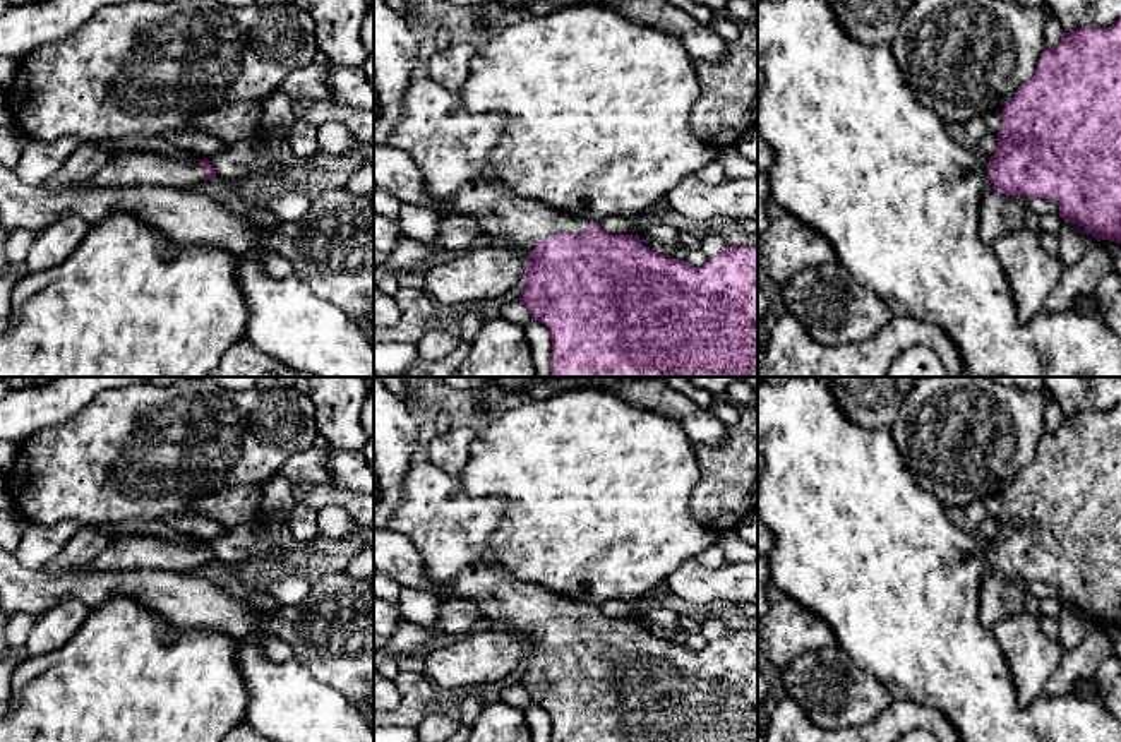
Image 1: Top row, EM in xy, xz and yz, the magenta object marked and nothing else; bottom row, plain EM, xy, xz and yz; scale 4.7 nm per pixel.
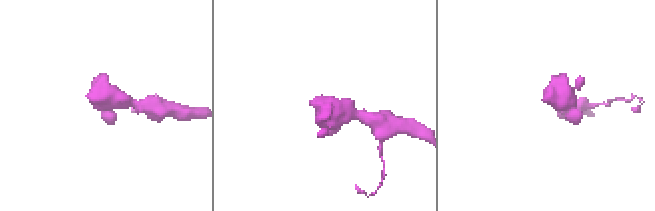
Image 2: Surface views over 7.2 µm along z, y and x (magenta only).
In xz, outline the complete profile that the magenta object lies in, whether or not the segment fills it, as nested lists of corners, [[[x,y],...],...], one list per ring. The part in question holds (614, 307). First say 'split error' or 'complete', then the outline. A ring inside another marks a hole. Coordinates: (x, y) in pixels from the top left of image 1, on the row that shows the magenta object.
split error; [[[375,142],[374,188],[401,202],[435,207],[446,218],[473,216],[485,233],[528,254],[519,302],[550,331],[550,377],[758,377],[758,245],[732,245],[708,257],[704,266],[691,267],[646,247],[639,235],[605,233],[598,223],[571,218],[483,178],[466,183],[456,197],[441,204],[429,194],[423,173],[410,154]]]

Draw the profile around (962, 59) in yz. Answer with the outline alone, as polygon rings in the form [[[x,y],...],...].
[[[915,0],[891,43],[900,74],[917,101],[946,123],[1003,110],[1035,75],[1044,51],[1042,10],[1003,0]]]

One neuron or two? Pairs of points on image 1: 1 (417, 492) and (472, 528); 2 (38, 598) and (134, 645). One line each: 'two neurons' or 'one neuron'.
1: one neuron
2: two neurons

